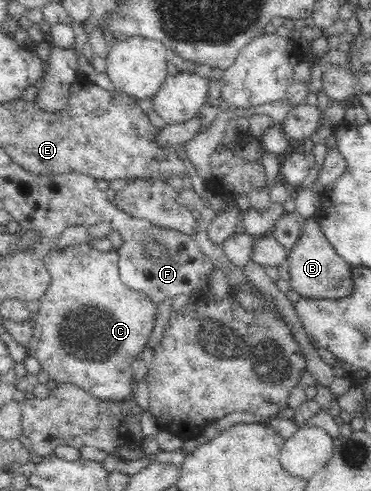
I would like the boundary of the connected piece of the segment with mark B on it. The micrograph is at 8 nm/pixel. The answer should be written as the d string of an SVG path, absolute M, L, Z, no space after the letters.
M314 217L305 219L300 237L295 246L288 251L287 262L290 272L290 290L295 290L303 298L338 299L346 297L352 291L351 269L355 266L347 264L336 252L331 243L325 238L321 227Z

